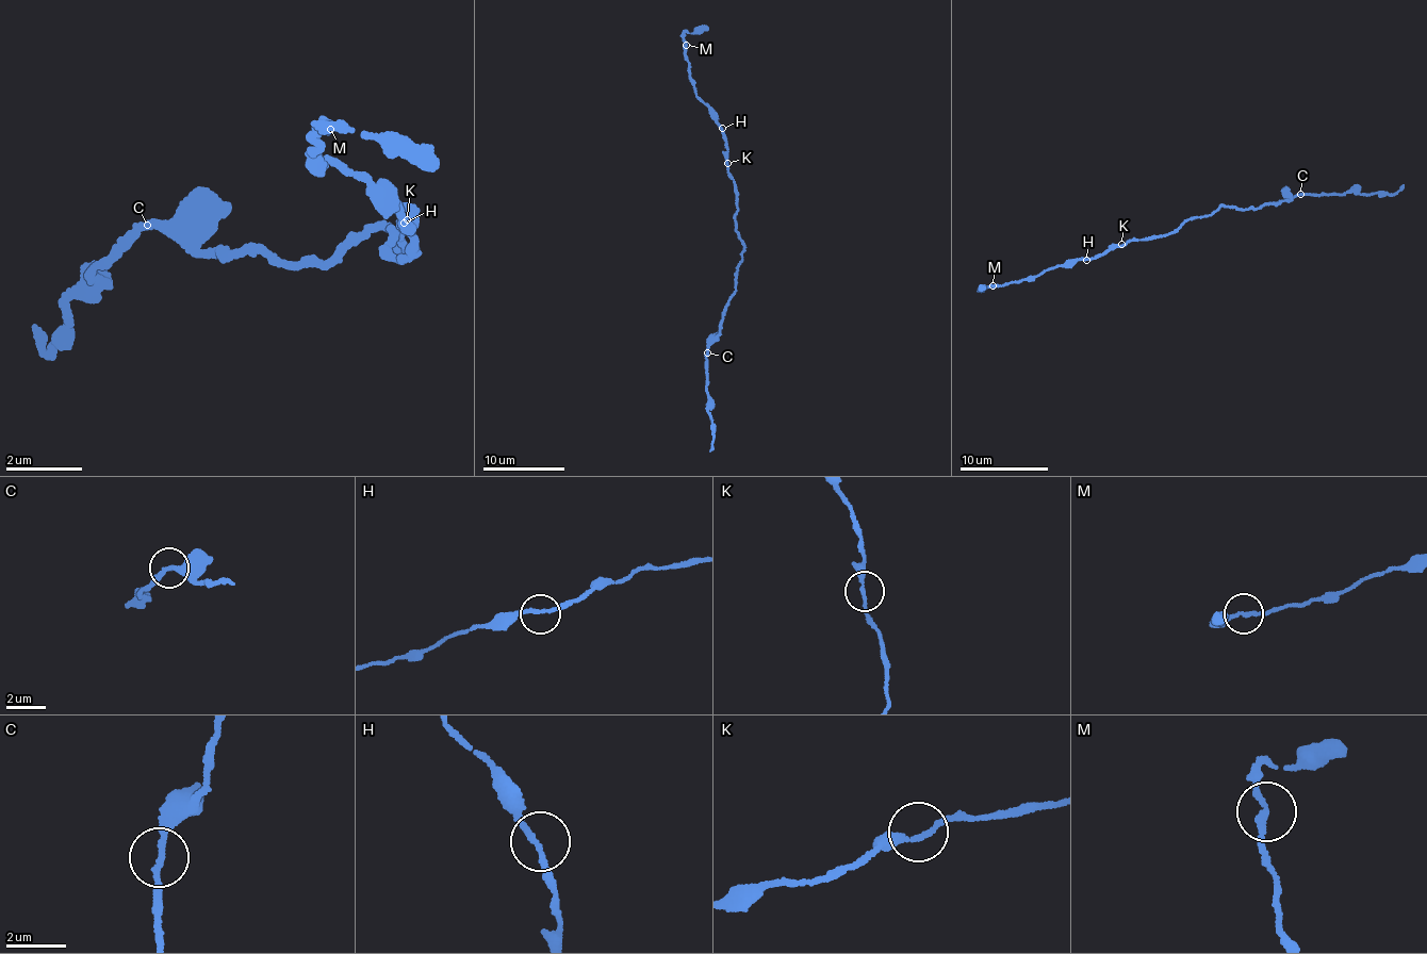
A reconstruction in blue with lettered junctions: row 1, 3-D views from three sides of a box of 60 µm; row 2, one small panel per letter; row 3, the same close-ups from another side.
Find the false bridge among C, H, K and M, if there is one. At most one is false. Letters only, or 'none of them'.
none of them

